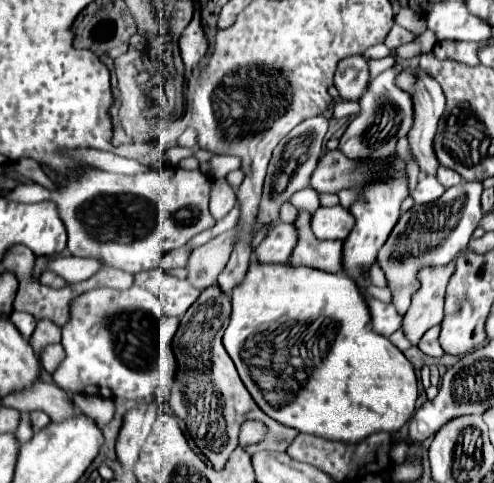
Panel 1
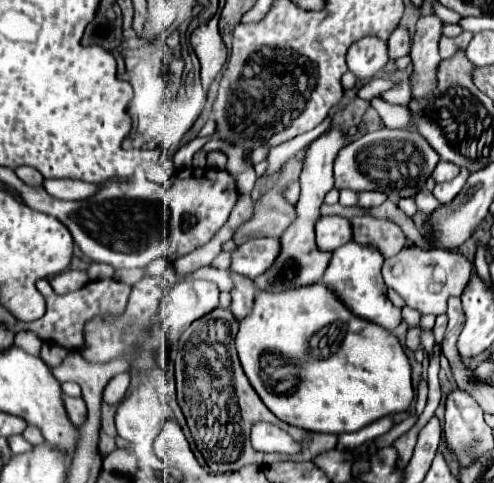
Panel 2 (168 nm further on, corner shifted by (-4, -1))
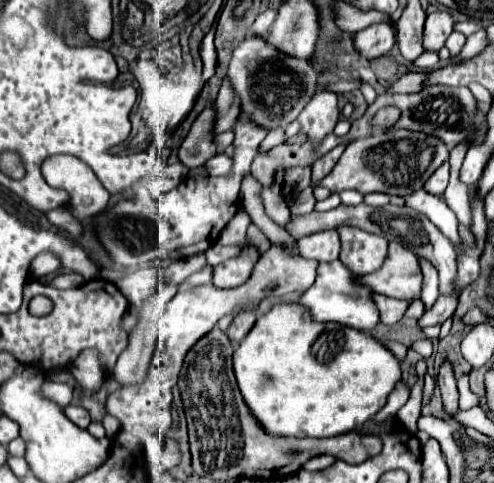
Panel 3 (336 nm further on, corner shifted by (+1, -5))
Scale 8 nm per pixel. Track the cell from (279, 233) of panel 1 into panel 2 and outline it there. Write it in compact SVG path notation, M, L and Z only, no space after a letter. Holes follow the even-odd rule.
M254 238L238 246L232 254L230 270L242 274L246 278L256 278L272 266L274 258L278 256L280 242L276 238Z

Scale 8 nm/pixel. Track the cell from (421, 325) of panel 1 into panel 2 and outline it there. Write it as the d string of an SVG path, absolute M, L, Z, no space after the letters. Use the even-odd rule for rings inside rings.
M404 246L396 256L384 260L382 276L388 288L396 290L404 302L420 314L444 314L446 298L460 296L470 280L470 260L462 254L448 254L446 250L422 250L418 246Z

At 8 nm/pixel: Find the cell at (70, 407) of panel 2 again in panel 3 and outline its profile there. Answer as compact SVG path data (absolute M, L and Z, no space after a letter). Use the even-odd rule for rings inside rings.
M69 404L69 406L65 406L65 408L63 408L63 412L65 412L65 416L67 416L73 424L77 424L79 428L87 428L87 426L89 426L89 422L91 422L89 412L87 412L85 408L81 408L81 406Z

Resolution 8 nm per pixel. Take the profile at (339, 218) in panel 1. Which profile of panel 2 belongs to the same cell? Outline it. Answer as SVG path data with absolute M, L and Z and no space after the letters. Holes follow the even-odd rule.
M322 216L316 222L316 244L320 250L334 252L352 240L352 226L342 216Z

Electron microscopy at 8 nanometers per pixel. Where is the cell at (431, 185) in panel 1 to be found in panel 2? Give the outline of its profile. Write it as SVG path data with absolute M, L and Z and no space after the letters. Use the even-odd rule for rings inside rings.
M460 168L460 174L458 174L454 180L444 182L444 184L436 184L434 196L436 196L440 202L452 202L452 200L458 196L458 192L464 188L468 176L470 176L470 170L468 170L468 168Z

